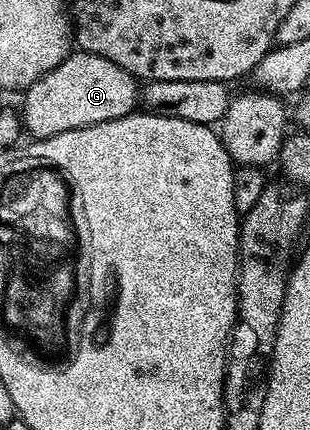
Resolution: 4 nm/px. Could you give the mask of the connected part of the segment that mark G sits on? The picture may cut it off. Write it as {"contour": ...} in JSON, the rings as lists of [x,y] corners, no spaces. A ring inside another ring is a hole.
{"contour":[[[78,49],[70,53],[51,72],[35,80],[24,91],[25,110],[23,126],[33,133],[34,139],[59,136],[59,132],[71,132],[75,128],[87,128],[103,124],[107,120],[122,118],[134,113],[139,102],[139,82],[119,64],[111,64],[103,56],[88,54]],[[138,86],[138,90],[137,90]]]}

